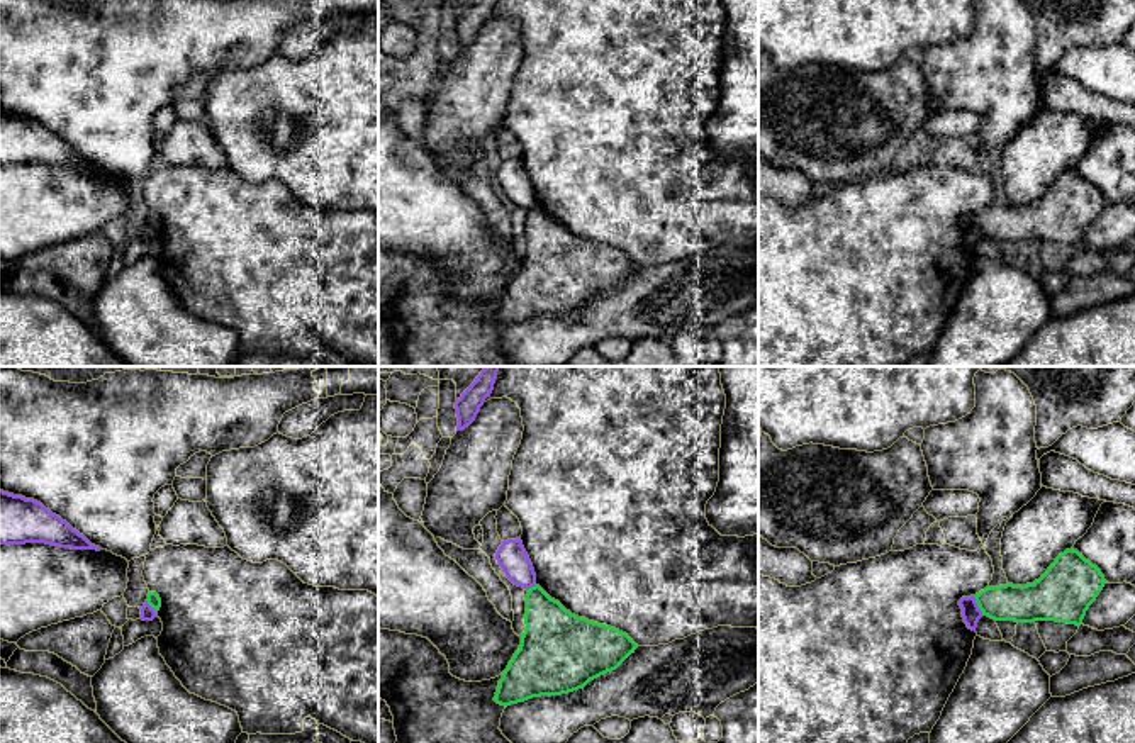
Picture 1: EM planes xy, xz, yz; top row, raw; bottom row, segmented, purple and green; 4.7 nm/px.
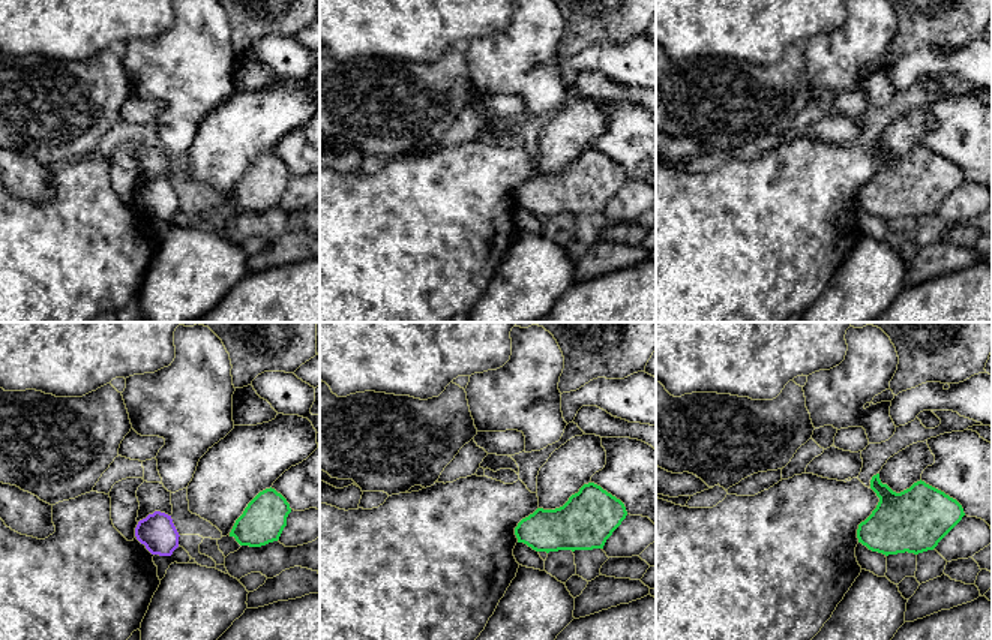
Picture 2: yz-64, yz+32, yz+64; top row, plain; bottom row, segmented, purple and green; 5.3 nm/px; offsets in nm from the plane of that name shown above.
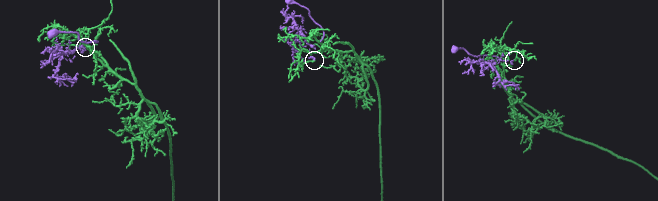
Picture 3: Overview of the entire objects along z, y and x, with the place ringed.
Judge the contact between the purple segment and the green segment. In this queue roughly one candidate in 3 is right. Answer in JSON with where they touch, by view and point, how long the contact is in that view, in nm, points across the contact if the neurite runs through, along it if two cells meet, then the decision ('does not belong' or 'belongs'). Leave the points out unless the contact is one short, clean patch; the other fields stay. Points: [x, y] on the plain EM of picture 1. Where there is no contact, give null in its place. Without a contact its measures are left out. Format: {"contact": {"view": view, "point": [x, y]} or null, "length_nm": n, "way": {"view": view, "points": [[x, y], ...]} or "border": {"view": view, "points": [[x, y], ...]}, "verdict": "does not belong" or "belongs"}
{"contact": {"view": "yz", "point": [978, 226]}, "length_nm": 110, "border": {"view": "yz", "points": [[972, 216], [983, 234]]}, "verdict": "does not belong"}

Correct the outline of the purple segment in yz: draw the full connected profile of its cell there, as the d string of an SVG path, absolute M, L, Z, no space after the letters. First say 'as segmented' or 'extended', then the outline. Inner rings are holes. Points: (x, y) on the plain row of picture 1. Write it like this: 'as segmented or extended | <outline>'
as segmented | M962 217L959 221L959 226L962 229L964 243L969 249L976 251L979 239L982 237L982 231L979 229L976 217Z

